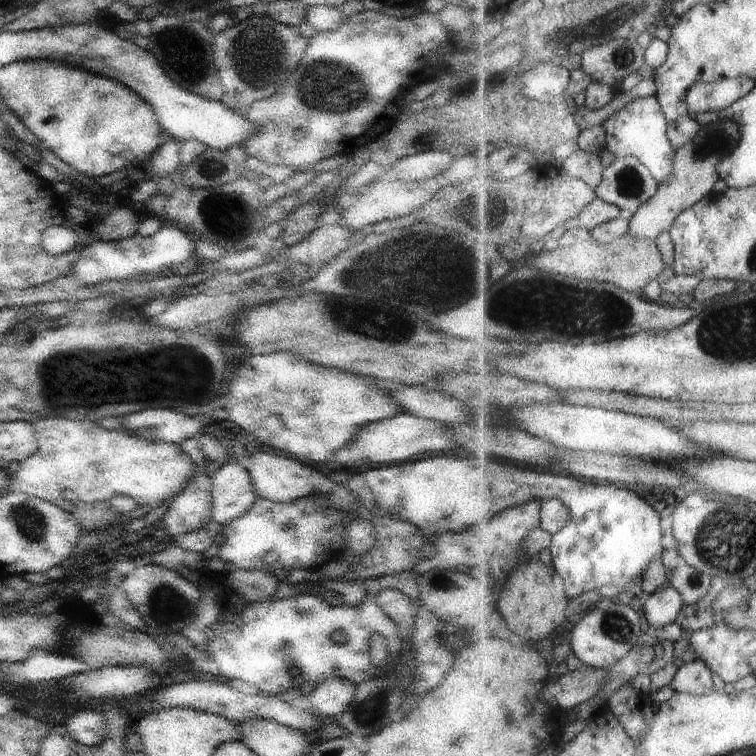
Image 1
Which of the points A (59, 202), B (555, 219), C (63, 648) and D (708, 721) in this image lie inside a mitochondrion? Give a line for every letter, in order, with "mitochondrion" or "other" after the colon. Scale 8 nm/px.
A: other
B: other
C: other
D: other

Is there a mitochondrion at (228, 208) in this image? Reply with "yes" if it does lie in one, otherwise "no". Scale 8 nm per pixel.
yes

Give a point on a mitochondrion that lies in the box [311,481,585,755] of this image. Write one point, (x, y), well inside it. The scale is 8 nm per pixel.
(369, 713)

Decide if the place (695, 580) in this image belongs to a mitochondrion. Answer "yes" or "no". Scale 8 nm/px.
yes

